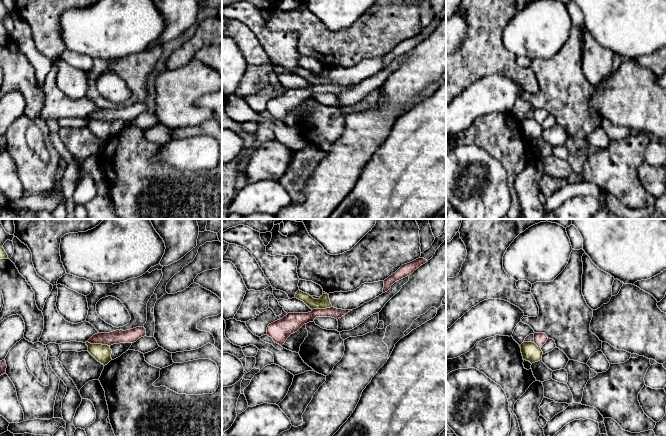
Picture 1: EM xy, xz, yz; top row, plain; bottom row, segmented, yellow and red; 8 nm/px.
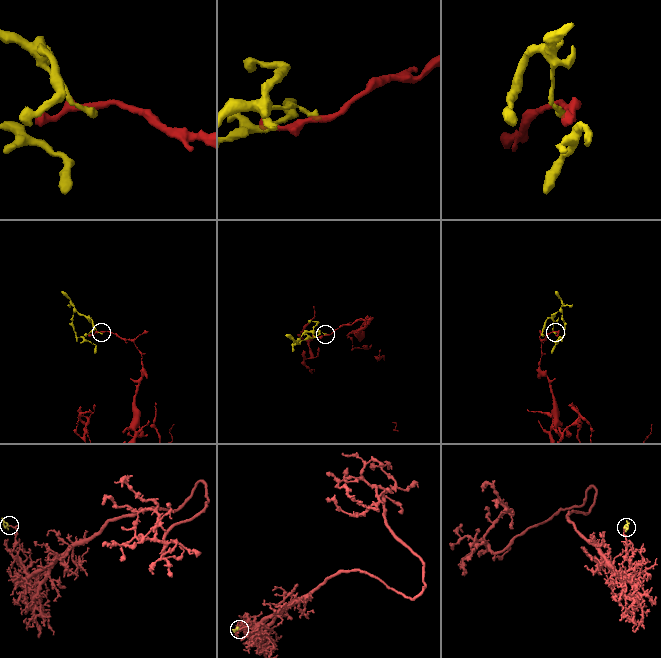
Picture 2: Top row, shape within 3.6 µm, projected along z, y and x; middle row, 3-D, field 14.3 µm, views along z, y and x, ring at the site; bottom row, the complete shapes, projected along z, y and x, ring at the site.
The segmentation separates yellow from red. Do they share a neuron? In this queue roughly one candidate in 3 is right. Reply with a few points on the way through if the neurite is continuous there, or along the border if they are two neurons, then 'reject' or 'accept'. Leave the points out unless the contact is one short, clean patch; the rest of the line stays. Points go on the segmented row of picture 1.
along xy (87, 341), (107, 344), (109, 346) | reject

